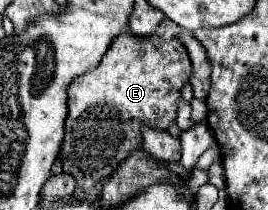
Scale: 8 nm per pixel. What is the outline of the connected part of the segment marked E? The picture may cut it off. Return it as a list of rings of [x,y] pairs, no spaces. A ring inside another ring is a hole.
[[[163,19],[157,27],[155,35],[135,37],[131,33],[123,33],[113,39],[111,47],[99,61],[99,65],[81,77],[77,77],[69,87],[69,115],[65,121],[65,141],[61,145],[63,171],[71,173],[81,189],[89,189],[95,183],[105,181],[115,167],[133,151],[139,149],[141,125],[151,125],[157,129],[167,129],[177,115],[177,99],[181,97],[181,87],[191,77],[191,61],[187,49],[177,41],[179,25],[171,19]]]

